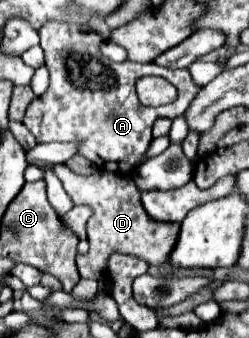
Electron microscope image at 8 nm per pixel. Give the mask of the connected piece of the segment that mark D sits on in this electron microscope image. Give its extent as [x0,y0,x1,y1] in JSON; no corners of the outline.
[54,164,178,278]

